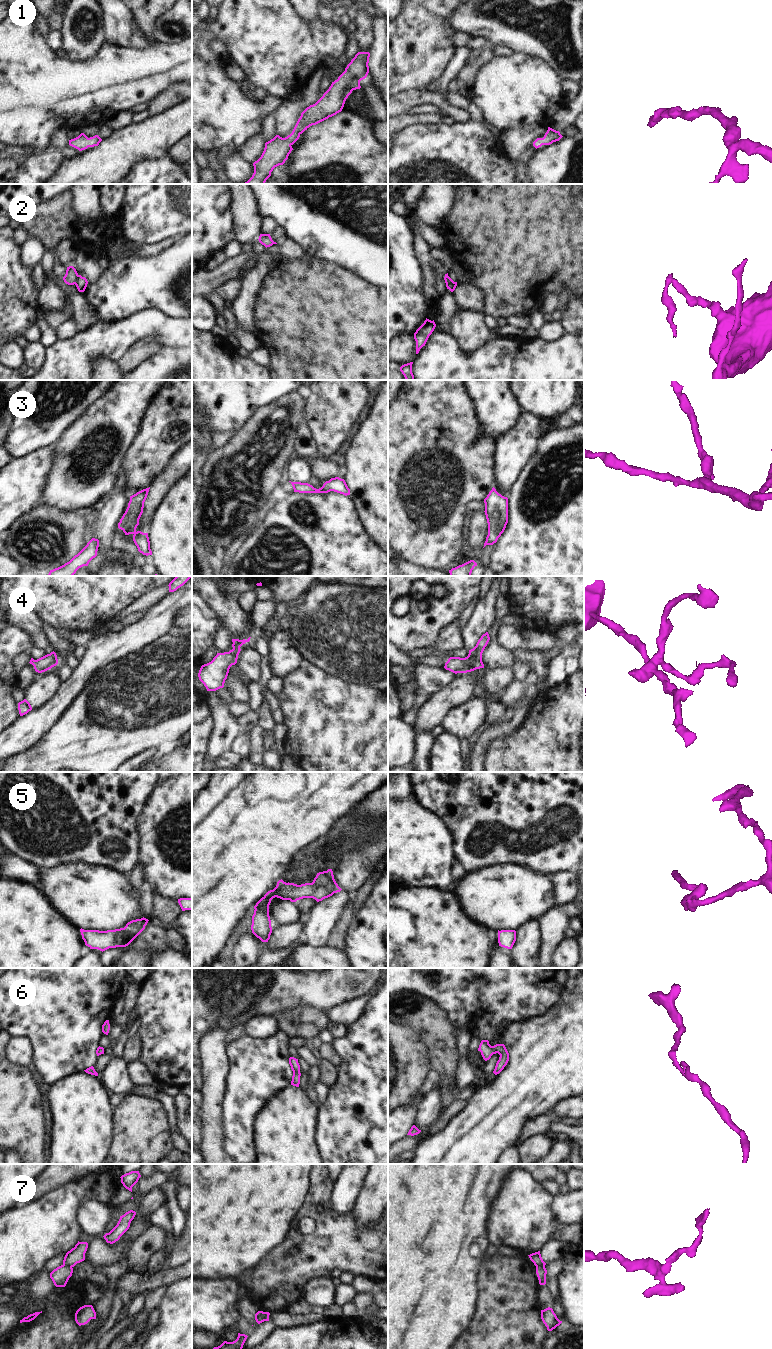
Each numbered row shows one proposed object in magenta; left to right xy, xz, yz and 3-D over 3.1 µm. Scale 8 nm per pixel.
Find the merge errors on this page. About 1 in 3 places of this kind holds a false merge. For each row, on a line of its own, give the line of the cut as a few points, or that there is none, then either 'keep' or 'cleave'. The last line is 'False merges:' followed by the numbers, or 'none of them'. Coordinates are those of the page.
1: no cut; keep
2: cut in xy along (77, 274), (74, 283); cleave
3: no cut; keep
4: no cut; keep
5: no cut; keep
6: no cut; keep
7: cut in xy along (63, 1264), (71, 1267); cleave
False merges: 2, 7

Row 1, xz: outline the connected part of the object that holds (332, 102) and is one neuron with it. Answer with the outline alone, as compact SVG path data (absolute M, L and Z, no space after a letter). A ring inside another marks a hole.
M358 52L323 96L301 113L290 135L285 138L276 135L266 142L261 157L253 163L252 177L242 184L265 184L273 169L288 159L292 145L305 130L341 112L348 96L353 90L360 89L360 81L367 77L369 57L369 52Z

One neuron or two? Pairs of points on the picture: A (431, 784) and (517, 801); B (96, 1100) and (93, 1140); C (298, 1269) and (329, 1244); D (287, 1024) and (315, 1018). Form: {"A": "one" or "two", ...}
{"A": "one", "B": "one", "C": "one", "D": "one"}

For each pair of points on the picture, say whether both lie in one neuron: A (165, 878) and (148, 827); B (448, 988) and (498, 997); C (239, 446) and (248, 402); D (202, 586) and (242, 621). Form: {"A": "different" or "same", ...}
{"A": "same", "B": "same", "C": "different", "D": "same"}

